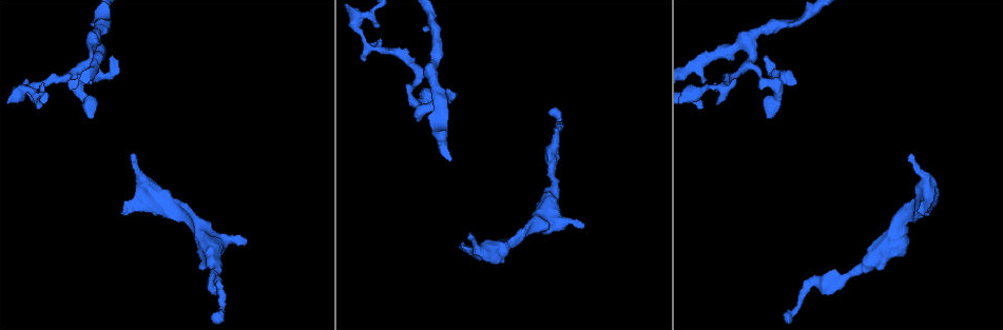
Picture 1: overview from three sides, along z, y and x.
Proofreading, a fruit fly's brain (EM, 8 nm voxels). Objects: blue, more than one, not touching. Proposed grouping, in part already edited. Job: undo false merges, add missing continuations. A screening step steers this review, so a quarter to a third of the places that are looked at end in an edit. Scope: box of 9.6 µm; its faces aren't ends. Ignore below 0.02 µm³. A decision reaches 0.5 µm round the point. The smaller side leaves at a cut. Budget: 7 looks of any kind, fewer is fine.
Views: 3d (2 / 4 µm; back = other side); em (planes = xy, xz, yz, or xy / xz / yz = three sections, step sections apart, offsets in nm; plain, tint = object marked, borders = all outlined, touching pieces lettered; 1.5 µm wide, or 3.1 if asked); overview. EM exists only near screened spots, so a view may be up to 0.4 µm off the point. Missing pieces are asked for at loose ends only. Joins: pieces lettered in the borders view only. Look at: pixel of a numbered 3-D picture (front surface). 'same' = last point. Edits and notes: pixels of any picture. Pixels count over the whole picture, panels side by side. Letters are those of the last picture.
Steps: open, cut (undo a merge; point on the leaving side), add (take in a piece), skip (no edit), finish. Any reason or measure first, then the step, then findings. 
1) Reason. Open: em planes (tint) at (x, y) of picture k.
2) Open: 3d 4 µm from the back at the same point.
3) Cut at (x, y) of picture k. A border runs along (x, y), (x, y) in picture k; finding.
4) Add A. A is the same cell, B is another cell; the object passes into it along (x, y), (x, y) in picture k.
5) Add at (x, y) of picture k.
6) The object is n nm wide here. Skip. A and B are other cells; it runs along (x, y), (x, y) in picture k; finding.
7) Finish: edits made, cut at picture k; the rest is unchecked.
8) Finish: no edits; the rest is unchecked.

Free end. Open: 3d 4 µm at (246, 244) of picture 1.

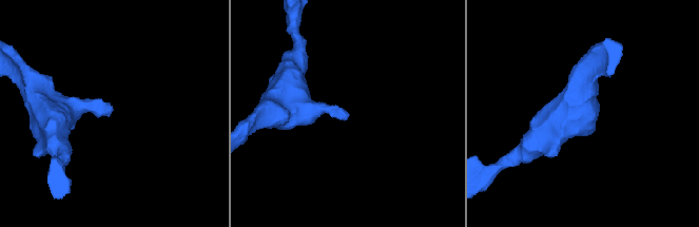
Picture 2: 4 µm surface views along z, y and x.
Shape alone is not enough. Open: em yz step 4 (borders) at (110, 111) of picture 2.

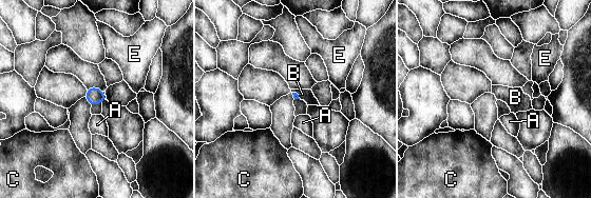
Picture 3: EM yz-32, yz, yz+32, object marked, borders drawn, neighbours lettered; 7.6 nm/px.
Open: em planes (borders) at the same point.

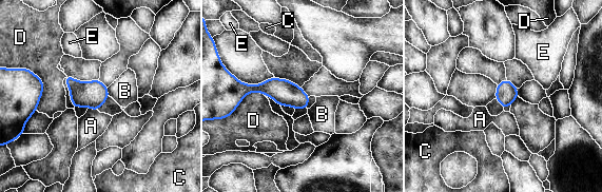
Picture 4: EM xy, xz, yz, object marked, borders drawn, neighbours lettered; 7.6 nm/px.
Skip. A, B, C, D and E are other cells; a border runs along (107, 88), (109, 95) in picture 4; none of them fits.

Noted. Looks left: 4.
Free end. Open: em xz step 8 (borders) at (910, 155) of picture 1.

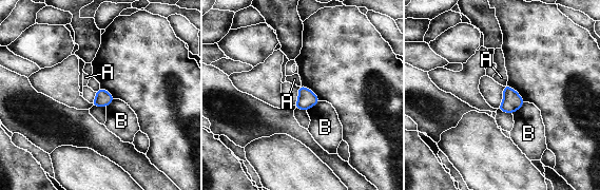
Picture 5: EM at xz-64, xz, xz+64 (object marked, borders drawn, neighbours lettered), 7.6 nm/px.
Open: em planes (borders) at the same point.

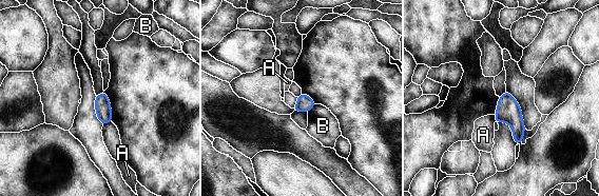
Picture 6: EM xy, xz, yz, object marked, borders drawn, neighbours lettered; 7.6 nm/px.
The longest contact is with B, 100 nm. Skip. A and B are other cells; a border runs along (315, 103), (307, 112) in picture 6; none of them fits.

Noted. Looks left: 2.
An open end. Open: em planes (plain) at (121, 212) of picture 1.

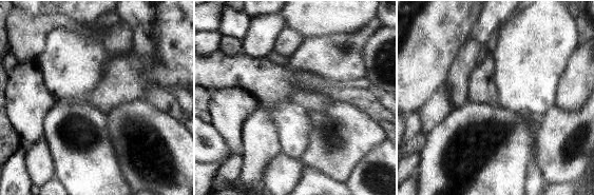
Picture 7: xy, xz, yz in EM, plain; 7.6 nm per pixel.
See the neighbours. Open: em planes (borders) at the same point.

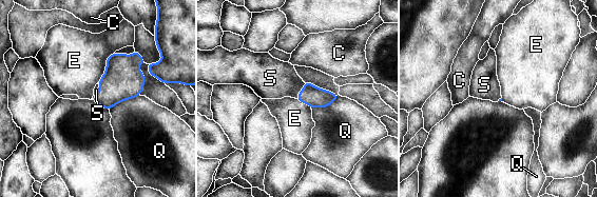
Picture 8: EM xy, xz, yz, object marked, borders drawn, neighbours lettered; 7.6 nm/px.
Add S. S is the same cell, C, E and Q are other cells; the object passes into it along (314, 97), (302, 91), (271, 79) in picture 8; it goes on there.

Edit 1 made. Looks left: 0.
Finish: edits made, add at picture 8; the rest is unchecked.

